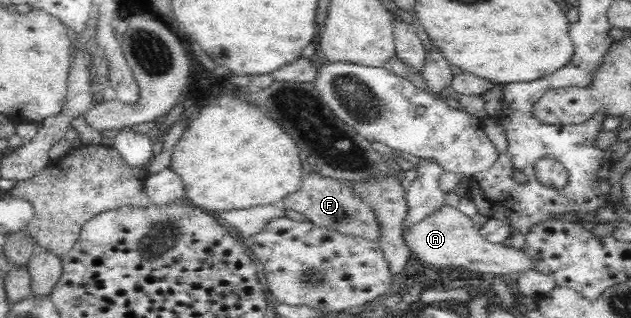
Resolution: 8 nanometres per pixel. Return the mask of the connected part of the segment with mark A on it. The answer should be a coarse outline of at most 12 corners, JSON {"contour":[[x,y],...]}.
{"contour":[[442,205],[403,234],[437,269],[504,275],[532,269],[520,249],[488,242]]}

